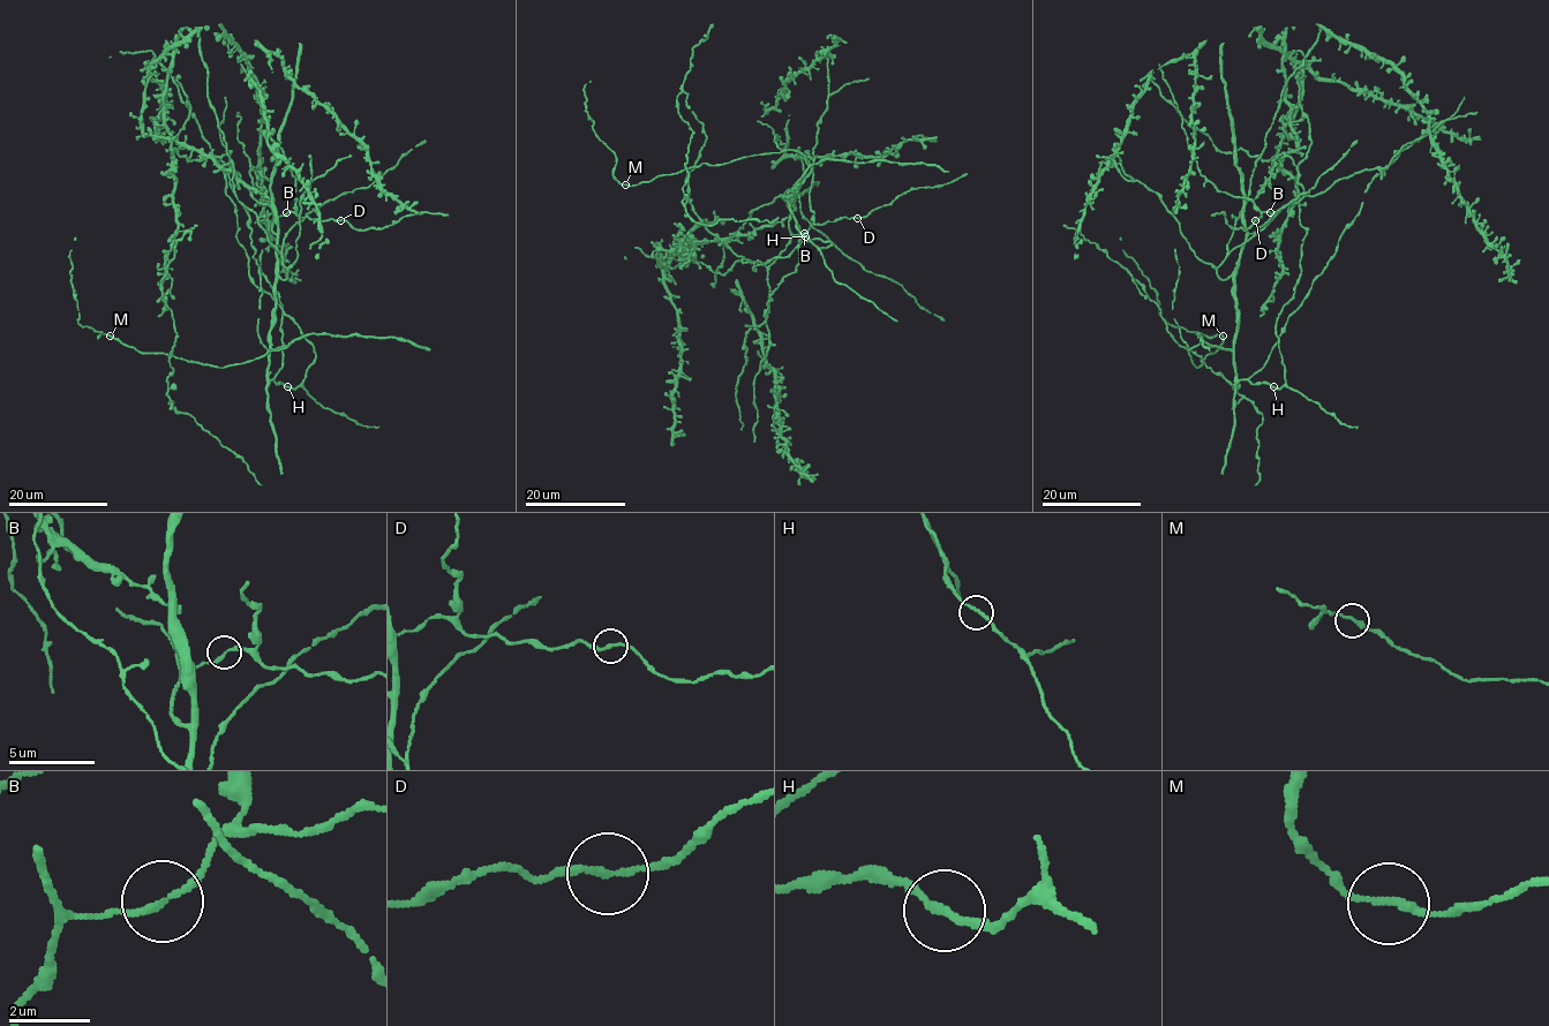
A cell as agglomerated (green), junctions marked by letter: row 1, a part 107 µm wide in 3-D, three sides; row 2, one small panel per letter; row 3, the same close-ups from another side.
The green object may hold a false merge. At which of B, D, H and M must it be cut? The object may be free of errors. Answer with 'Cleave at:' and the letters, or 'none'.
Cleave at: none

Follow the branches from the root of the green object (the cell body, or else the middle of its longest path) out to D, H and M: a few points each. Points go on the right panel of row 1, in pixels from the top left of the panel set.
D: (1223, 279), (1232, 273), (1245, 239), (1260, 231), (1272, 217), (1263, 212), (1255, 219)
H: (1223, 279), (1231, 276), (1235, 284), (1235, 376), (1254, 384), (1269, 383), (1273, 386)
M: (1223, 279), (1231, 276), (1235, 284), (1235, 344), (1194, 346), (1188, 352), (1196, 367), (1223, 336)

